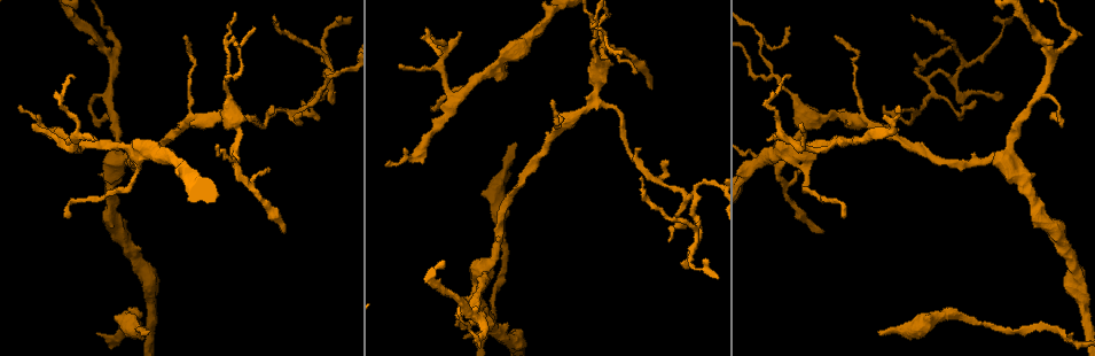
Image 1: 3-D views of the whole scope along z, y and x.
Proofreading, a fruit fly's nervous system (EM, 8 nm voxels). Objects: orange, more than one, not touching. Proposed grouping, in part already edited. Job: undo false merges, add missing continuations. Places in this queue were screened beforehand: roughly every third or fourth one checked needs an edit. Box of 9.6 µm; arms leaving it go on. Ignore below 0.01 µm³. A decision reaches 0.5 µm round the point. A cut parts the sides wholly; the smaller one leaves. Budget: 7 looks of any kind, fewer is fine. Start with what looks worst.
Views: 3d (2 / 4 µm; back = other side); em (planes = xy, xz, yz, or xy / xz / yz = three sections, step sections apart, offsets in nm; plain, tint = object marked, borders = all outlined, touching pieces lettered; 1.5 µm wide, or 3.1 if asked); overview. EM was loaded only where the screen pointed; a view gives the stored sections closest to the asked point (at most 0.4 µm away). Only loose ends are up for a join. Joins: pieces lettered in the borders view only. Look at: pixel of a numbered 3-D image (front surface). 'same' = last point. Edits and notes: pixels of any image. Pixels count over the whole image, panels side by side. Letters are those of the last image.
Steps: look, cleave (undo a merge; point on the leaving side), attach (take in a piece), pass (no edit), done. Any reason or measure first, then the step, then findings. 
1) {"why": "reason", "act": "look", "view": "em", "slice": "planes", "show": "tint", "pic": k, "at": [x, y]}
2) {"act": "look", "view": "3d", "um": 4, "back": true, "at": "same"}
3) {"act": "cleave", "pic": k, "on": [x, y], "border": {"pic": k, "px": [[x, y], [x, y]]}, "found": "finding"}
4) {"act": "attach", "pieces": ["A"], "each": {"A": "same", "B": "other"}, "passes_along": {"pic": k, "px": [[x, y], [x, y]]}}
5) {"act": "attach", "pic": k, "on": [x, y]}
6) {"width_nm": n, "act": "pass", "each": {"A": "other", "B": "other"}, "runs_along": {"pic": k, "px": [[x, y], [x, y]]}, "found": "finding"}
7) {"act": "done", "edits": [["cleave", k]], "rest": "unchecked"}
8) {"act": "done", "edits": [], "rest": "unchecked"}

{"why": "branch stops here", "act": "look", "view": "em", "slice": "planes", "show": "borders", "pic": 1, "at": [146, 333]}

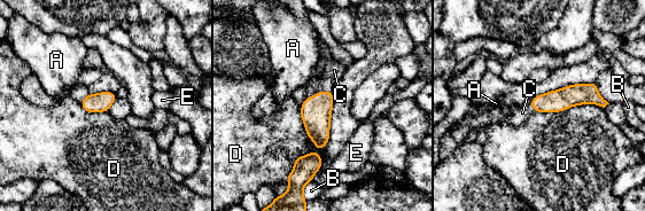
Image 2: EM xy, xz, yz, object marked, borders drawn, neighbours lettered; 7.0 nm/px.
{"act": "attach", "pieces": ["C"], "each": {"A": "other", "B": "other", "C": "same", "D": "other", "E": "other"}, "passes_along": {"pic": 2, "px": [[316, 111], [318, 92], [334, 70]]}, "found": "the neuron continues"}

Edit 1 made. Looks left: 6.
{"why": "sharp bend", "act": "look", "view": "em", "slice": "planes", "show": "borders", "pic": 1, "at": [1075, 34]}

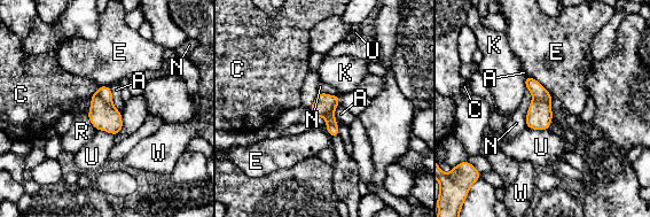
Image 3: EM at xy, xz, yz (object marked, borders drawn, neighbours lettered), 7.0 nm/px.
{"width_nm": 150, "act": "cleave", "pic": 3, "on": [104, 92], "each": {"A": "other", "C": "other", "E": "other", "K": "other", "N": "other", "R": "other", "U": "other", "W": "other"}, "border": {"pic": 3, "px": [[96, 92], [107, 103], [111, 105]]}, "found": "two neurons meet here"}

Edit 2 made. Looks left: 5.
{"why": "redraw", "act": "look", "view": "overview"}

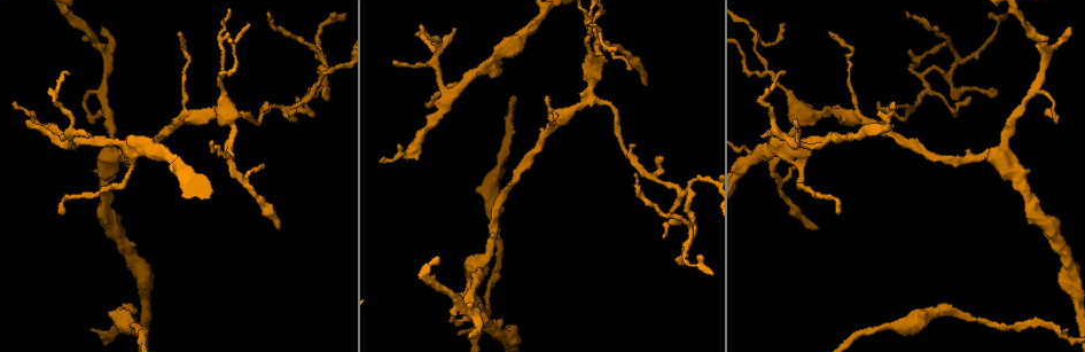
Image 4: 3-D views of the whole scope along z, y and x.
{"why": "an open end", "act": "look", "view": "em", "slice": "yz", "step": 4, "show": "borders", "pic": 4, "at": [435, 50]}

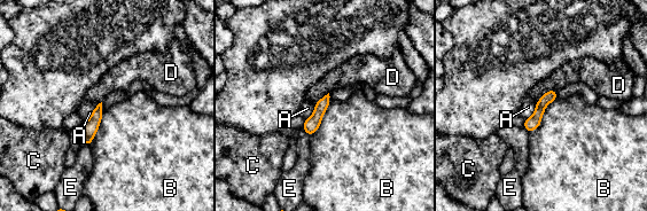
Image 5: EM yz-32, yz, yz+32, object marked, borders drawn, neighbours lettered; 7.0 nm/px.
{"longest_contact_nm": ["B", 320], "act": "pass", "each": {"A": "other", "B": "other", "C": "other", "D": "other", "E": "other"}, "found": "none of them fits"}

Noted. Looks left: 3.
{"act": "done", "edits": [["attach", 2], ["cleave", 3]], "rest": "unchecked"}

